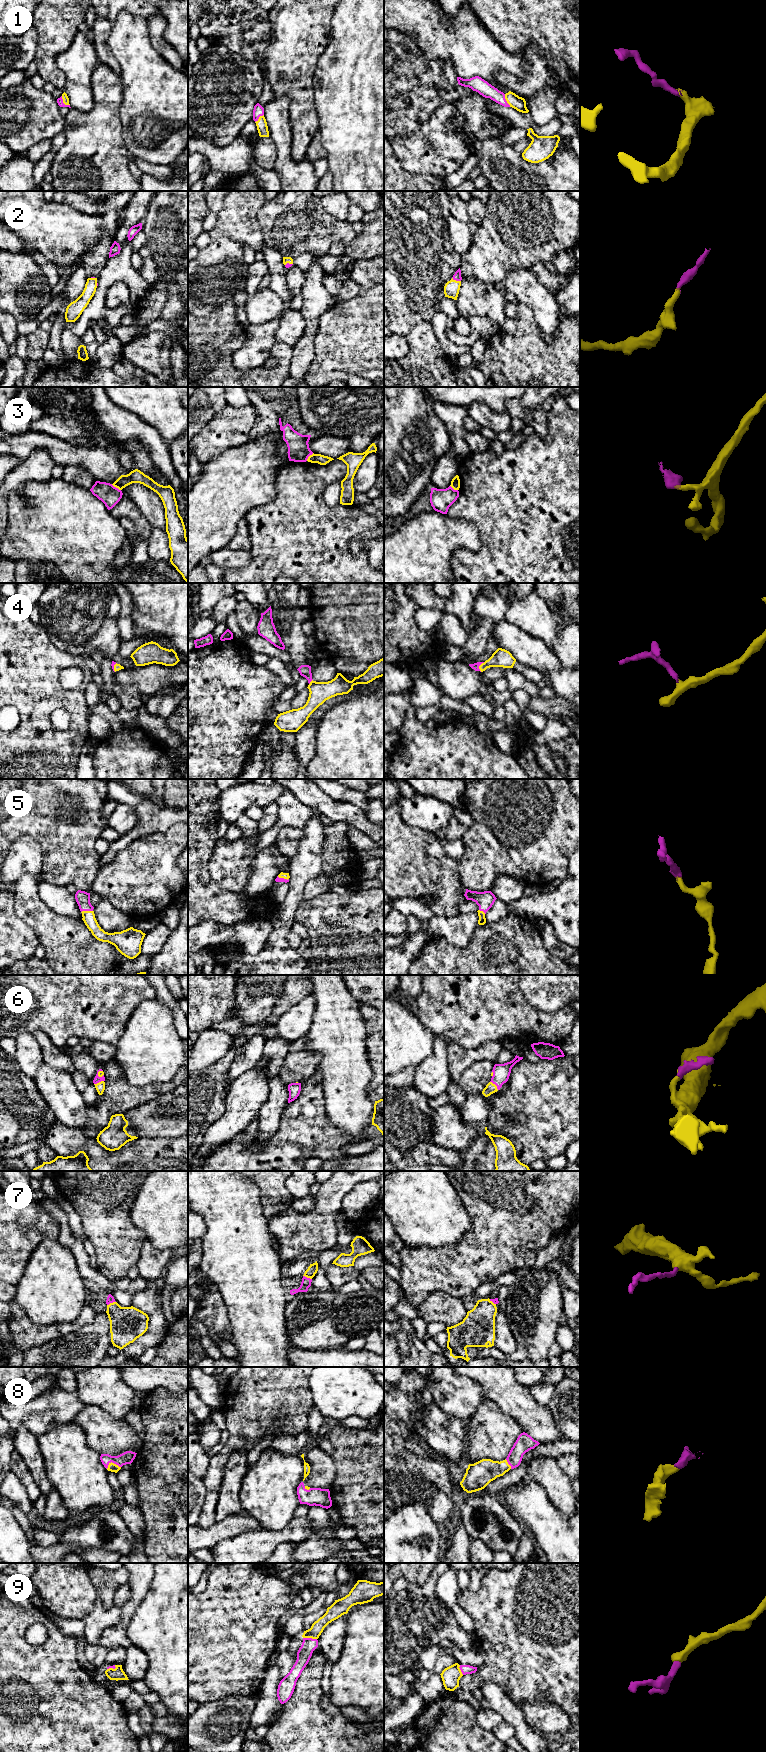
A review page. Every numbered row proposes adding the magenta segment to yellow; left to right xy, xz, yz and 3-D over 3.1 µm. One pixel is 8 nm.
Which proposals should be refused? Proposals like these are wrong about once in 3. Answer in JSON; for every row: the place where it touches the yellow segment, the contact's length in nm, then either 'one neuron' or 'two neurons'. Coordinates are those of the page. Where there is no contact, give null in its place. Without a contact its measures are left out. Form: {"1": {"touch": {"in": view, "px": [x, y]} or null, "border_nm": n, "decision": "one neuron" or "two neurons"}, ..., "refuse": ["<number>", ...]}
{"1": {"touch": {"in": "xy", "px": [63, 102]}, "border_nm": 100, "decision": "one neuron"}, "2": {"touch": {"in": "yz", "px": [455, 280]}, "border_nm": 80, "decision": "one neuron"}, "3": {"touch": {"in": "xy", "px": [116, 487]}, "border_nm": 90, "decision": "two neurons"}, "4": {"touch": {"in": "yz", "px": [479, 666]}, "border_nm": 90, "decision": "one neuron"}, "5": {"touch": {"in": "xy", "px": [86, 911]}, "border_nm": 100, "decision": "one neuron"}, "6": {"touch": {"in": "yz", "px": [495, 1085]}, "border_nm": 100, "decision": "one neuron"}, "7": {"touch": {"in": "xy", "px": [111, 1303]}, "border_nm": 80, "decision": "one neuron"}, "8": {"touch": {"in": "xy", "px": [112, 1463]}, "border_nm": 120, "decision": "one neuron"}, "9": {"touch": {"in": "xz", "px": [310, 1637]}, "border_nm": 110, "decision": "one neuron"}, "refuse": ["3"]}

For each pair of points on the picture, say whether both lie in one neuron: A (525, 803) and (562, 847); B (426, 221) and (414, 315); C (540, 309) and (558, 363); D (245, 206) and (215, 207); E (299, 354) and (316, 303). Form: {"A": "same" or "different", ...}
{"A": "same", "B": "same", "C": "different", "D": "different", "E": "same"}

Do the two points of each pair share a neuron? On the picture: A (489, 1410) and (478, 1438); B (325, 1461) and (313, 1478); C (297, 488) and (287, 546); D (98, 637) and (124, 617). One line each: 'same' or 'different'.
A: same
B: same
C: same
D: different

